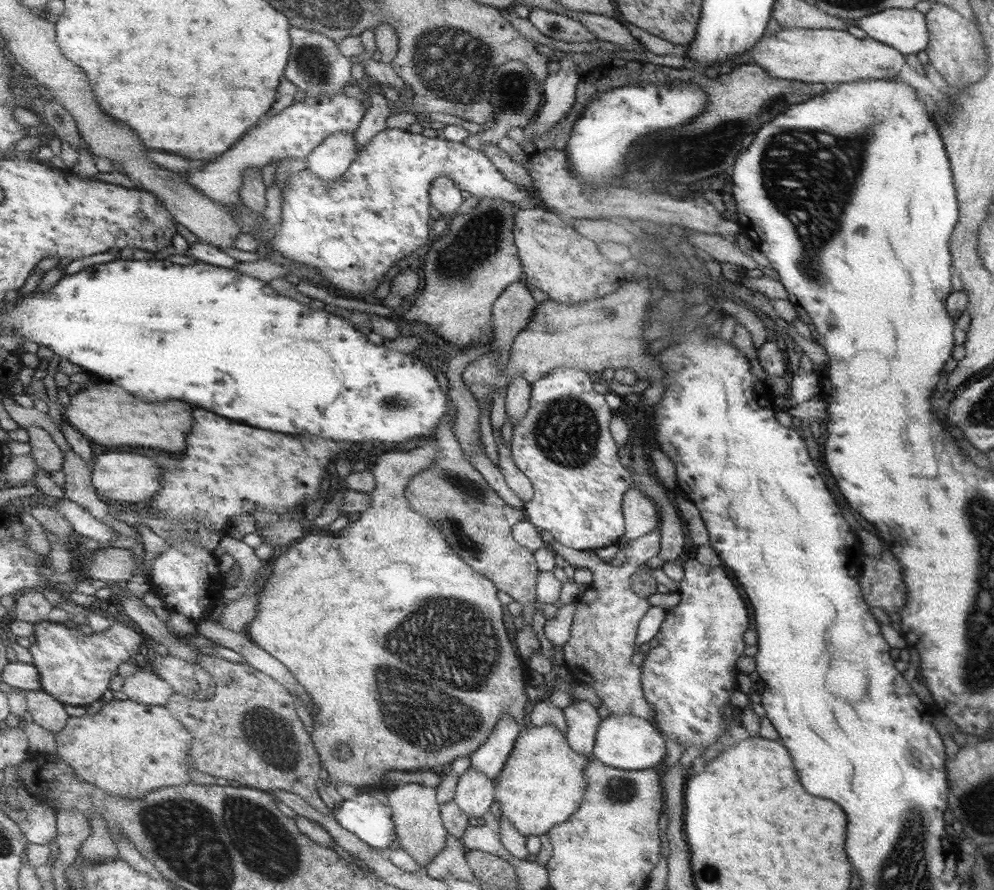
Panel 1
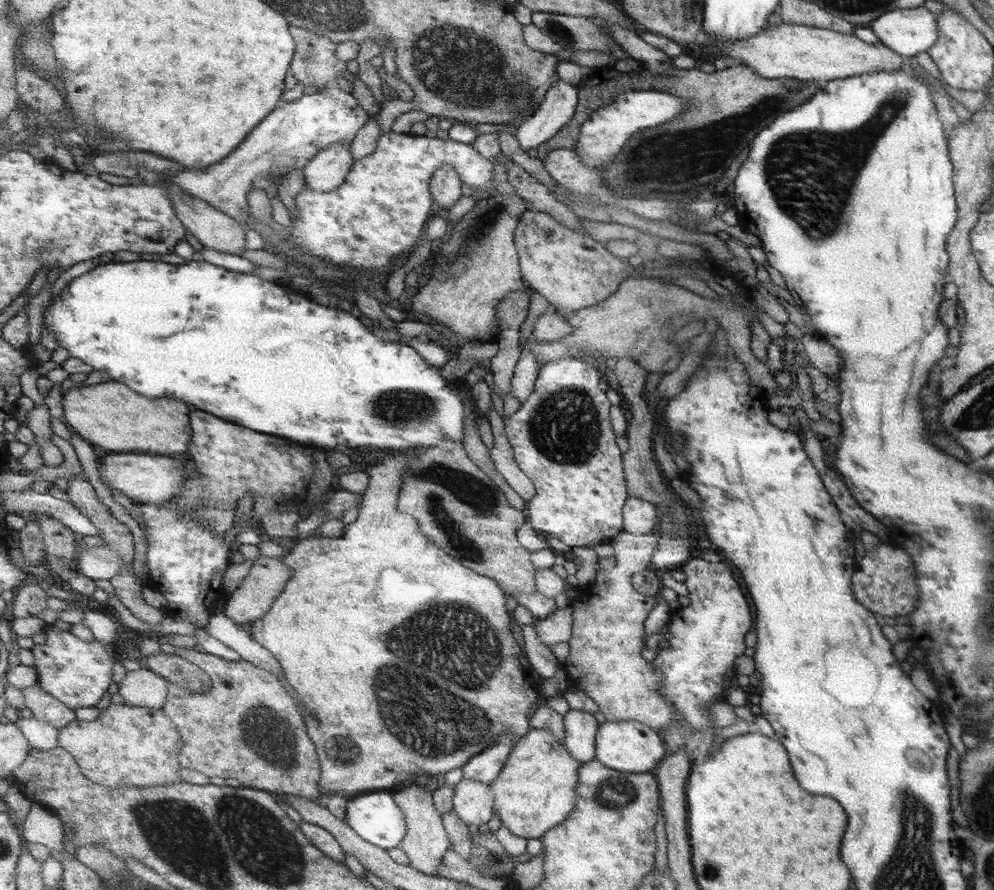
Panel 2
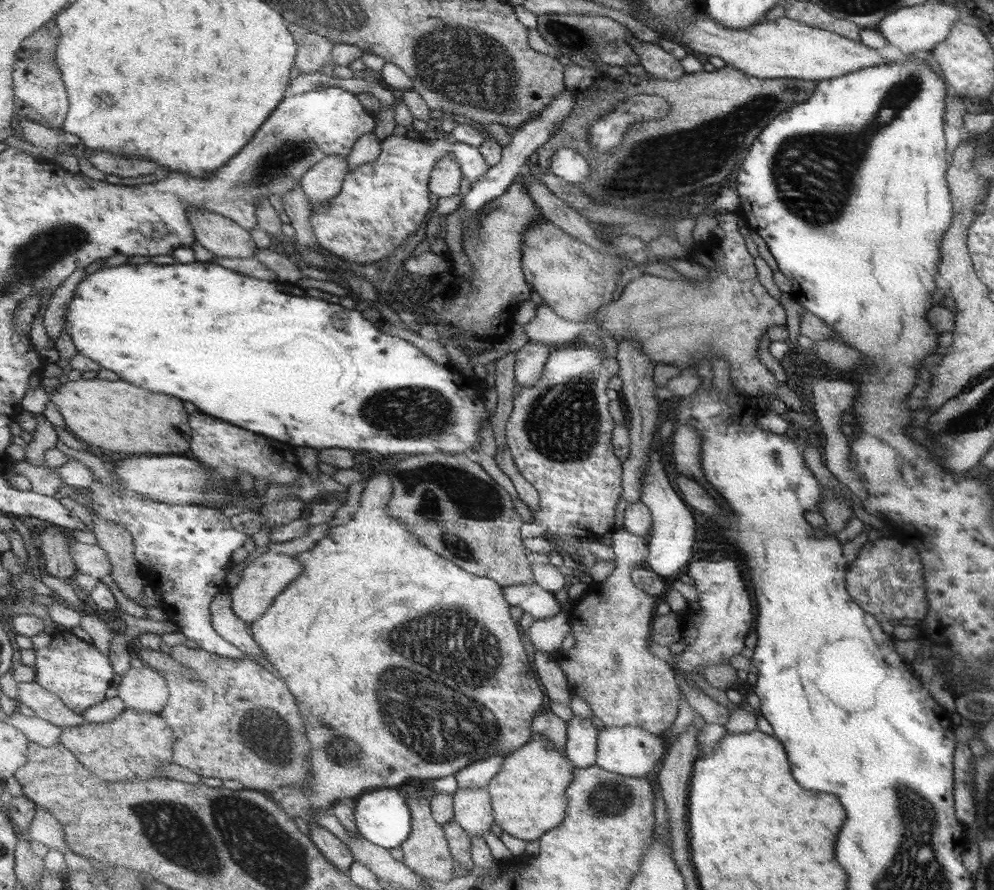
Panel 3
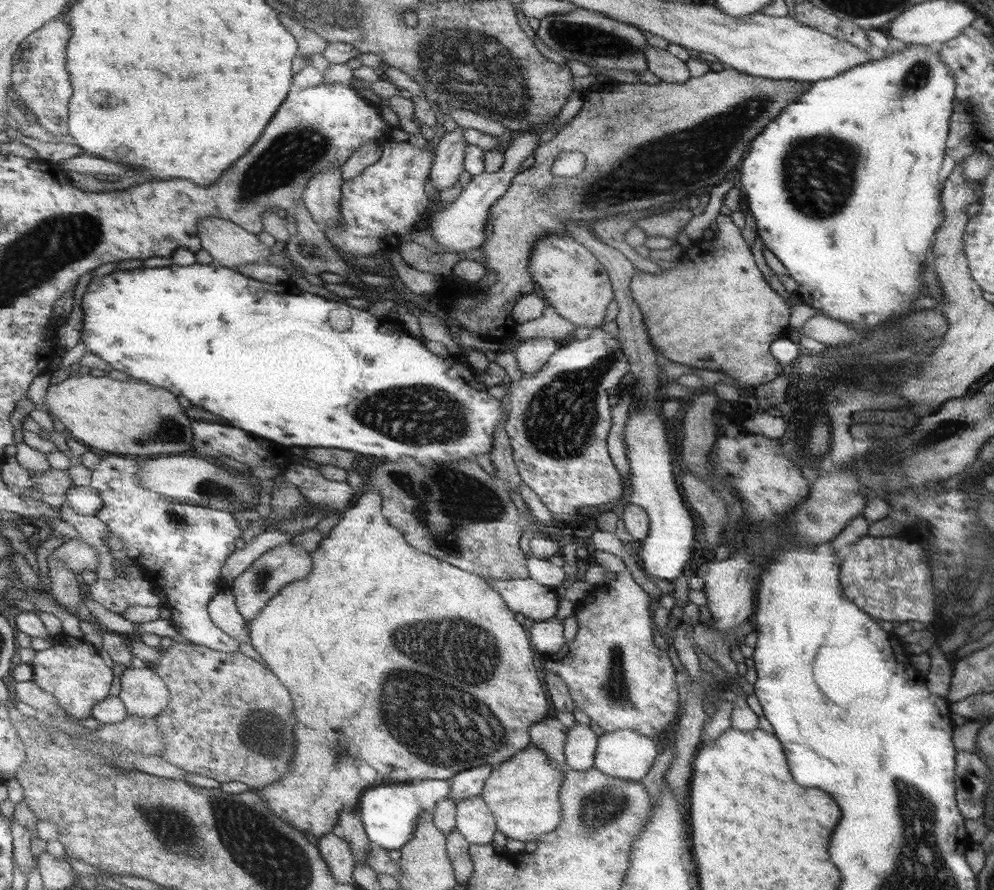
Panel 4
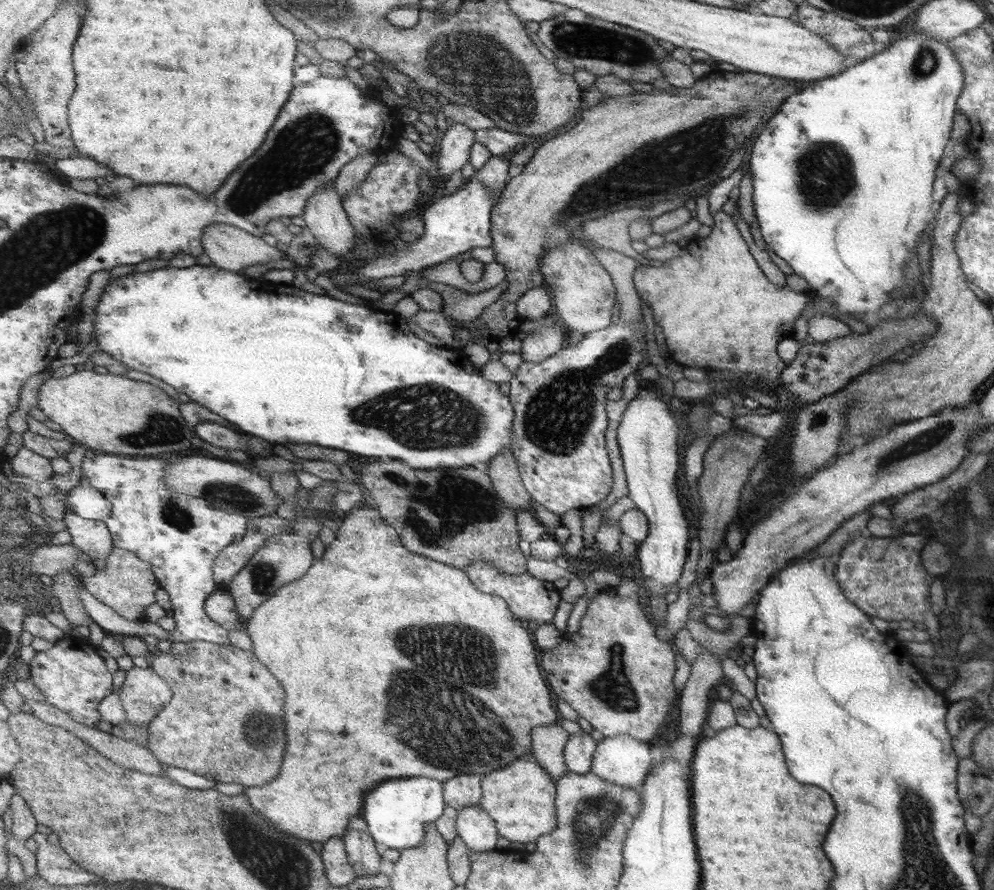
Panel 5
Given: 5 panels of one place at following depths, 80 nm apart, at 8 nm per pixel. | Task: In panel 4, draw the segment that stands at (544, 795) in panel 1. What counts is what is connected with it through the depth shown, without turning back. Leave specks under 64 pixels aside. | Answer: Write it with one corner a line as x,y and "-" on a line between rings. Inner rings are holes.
534,744
497,766
486,782
482,795
496,816
498,830
507,838
525,843
538,842
542,835
555,830
563,818
559,792
564,773
564,767
554,765
541,747

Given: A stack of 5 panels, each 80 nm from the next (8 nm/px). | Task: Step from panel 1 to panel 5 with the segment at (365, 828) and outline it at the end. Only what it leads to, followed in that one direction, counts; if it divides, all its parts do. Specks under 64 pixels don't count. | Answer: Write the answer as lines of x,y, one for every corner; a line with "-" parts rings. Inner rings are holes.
407,777
405,780
389,780
381,784
377,790
368,794
361,812
371,837
377,843
398,852
421,846
428,824
435,823
444,814
445,787
446,783
442,780
425,777

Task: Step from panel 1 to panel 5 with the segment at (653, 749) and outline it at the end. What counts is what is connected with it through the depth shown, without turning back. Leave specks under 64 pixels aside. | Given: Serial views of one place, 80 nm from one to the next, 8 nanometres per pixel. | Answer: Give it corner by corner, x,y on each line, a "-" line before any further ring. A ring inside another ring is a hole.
629,735
603,737
595,747
590,771
617,786
637,789
649,772
649,744

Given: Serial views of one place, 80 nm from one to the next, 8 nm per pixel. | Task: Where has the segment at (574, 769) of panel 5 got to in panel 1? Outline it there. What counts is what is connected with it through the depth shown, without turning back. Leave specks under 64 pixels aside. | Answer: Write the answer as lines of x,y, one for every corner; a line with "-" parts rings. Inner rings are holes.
586,700
570,701
562,708
568,731
564,733
569,748
582,755
591,754
599,724
597,709

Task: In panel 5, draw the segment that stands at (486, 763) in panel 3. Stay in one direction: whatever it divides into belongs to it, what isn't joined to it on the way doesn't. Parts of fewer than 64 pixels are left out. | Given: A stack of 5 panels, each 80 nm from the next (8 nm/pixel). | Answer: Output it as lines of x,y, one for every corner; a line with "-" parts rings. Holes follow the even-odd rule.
464,774
449,779
445,787
445,800
459,812
471,805
479,805
483,798
483,782
486,775

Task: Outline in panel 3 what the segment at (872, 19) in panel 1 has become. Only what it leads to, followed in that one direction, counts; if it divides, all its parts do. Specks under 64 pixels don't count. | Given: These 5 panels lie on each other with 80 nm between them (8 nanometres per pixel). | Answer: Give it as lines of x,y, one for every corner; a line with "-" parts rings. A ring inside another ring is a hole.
926,2
915,7
906,7
889,14
874,29
885,38
886,42
905,54
913,56
914,52
930,50
935,43
947,38
952,24
960,20
959,12
944,2

